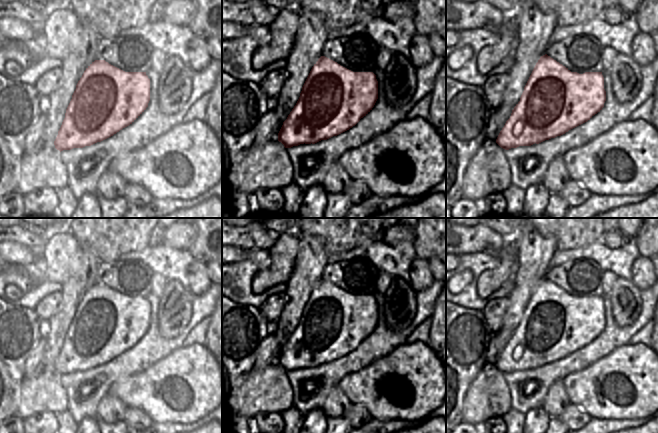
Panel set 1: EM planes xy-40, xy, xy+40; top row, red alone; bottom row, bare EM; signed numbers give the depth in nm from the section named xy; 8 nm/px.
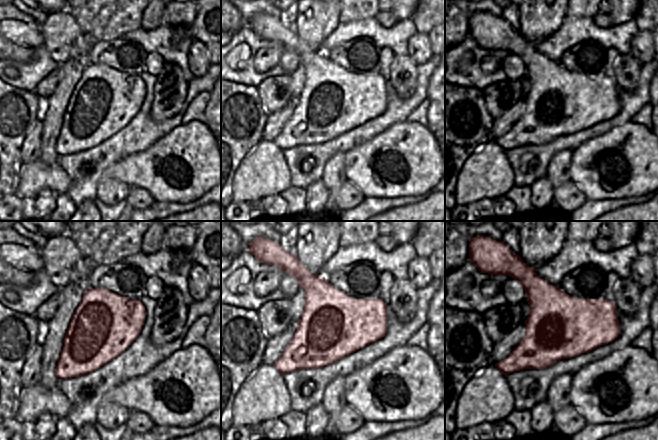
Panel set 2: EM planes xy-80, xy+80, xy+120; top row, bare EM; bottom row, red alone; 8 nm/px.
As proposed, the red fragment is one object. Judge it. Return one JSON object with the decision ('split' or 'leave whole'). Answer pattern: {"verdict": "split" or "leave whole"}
{"verdict": "split"}

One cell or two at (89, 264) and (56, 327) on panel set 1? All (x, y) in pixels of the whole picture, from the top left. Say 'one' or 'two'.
one

